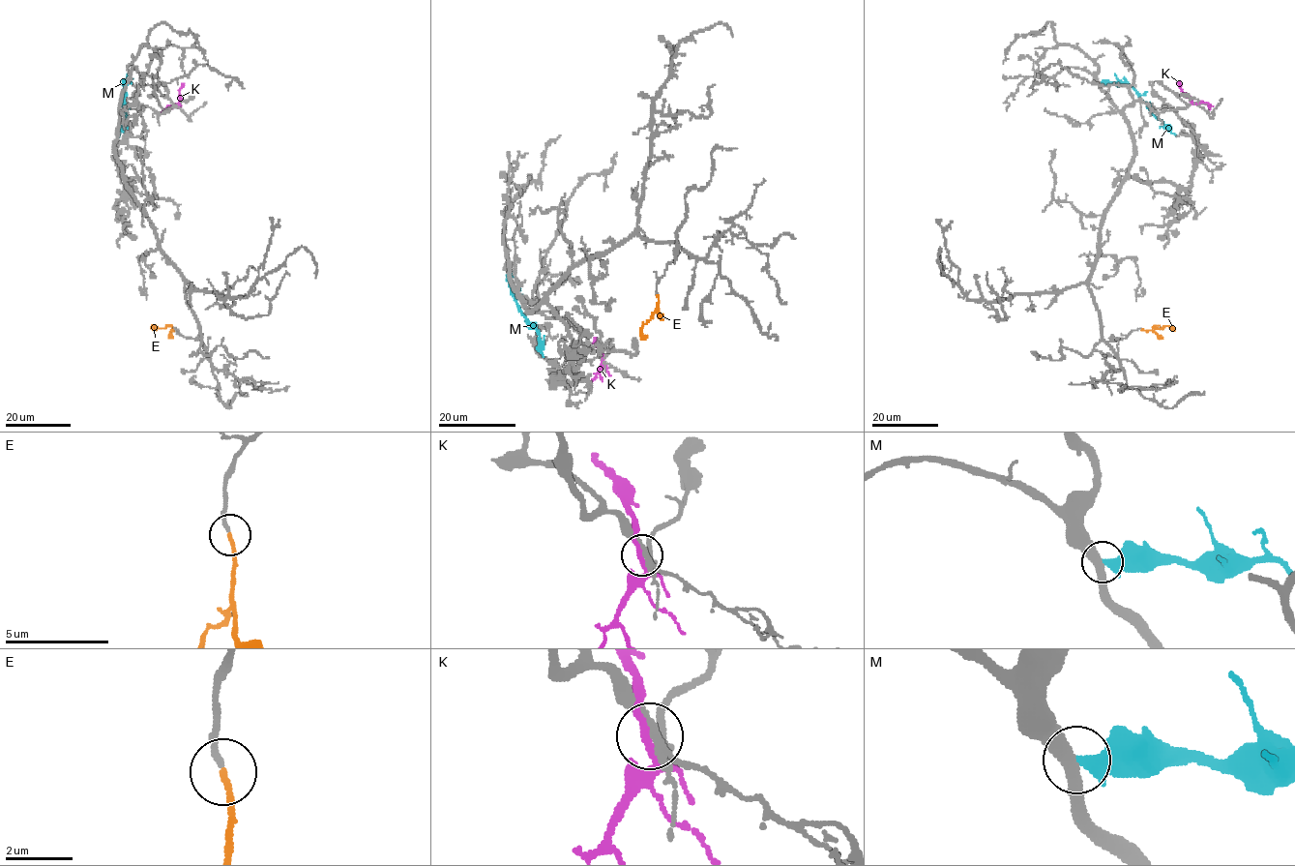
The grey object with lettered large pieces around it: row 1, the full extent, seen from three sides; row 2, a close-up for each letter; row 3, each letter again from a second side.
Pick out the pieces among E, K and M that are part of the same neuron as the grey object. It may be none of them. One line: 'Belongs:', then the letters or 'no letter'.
Belongs: E

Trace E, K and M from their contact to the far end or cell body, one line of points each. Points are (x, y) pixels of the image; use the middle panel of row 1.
E: (658, 295), (657, 310), (641, 330), (641, 335), (646, 336)
K: (603, 360), (595, 344), (595, 337)
M: (509, 270), (509, 284), (528, 322), (534, 326), (544, 357)

